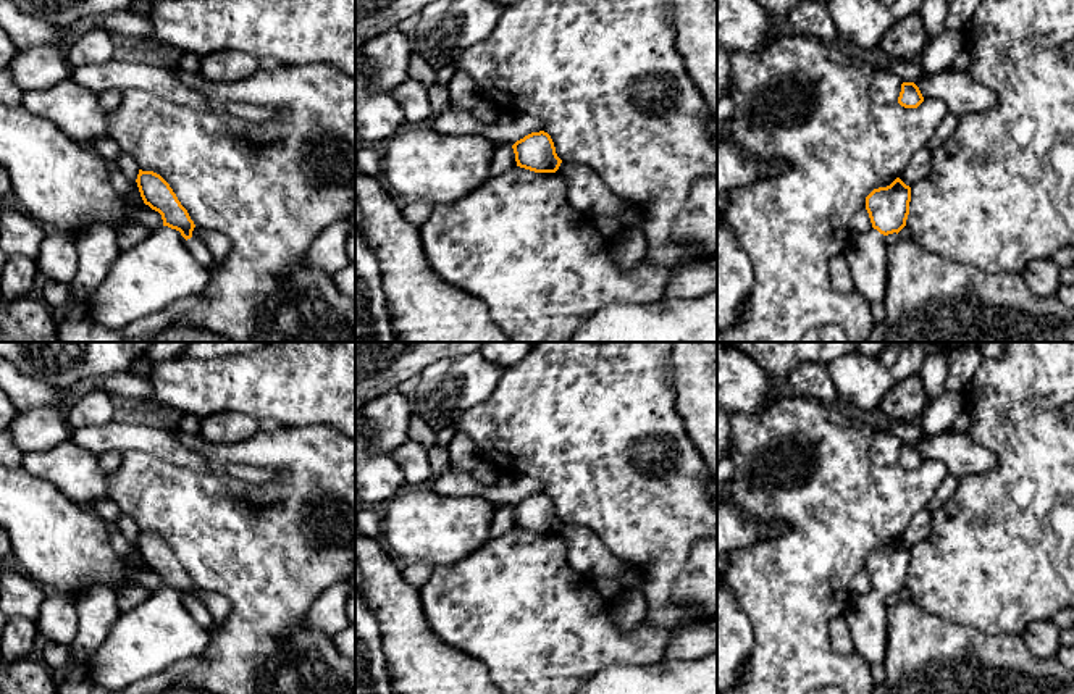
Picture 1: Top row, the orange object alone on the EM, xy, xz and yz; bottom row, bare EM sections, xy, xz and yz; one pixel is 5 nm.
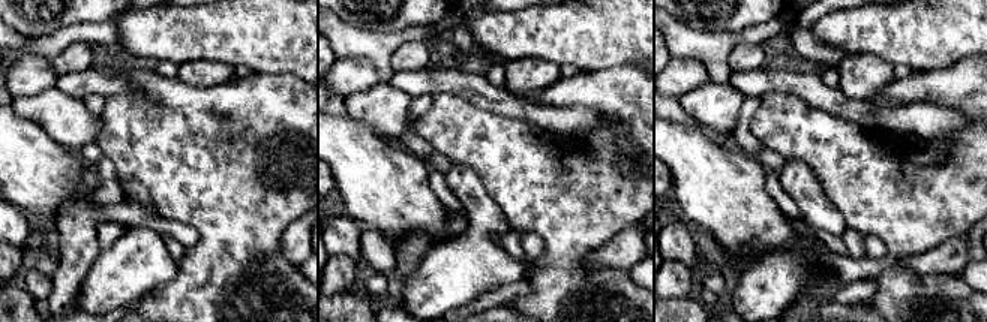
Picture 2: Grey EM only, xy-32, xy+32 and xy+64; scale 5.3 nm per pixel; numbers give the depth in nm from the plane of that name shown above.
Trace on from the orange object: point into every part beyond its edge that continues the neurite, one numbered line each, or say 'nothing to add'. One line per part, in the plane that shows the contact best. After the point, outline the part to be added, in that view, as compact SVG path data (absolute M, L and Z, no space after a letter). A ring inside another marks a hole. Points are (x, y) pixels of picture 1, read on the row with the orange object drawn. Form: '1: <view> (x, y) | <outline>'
1: xy (159, 271) | M160 226L136 247L120 252L90 299L89 320L121 329L202 292L210 268L202 266L179 231Z

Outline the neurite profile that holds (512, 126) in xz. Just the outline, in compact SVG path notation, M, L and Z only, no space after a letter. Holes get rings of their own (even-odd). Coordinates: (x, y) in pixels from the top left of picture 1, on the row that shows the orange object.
M452 107L428 124L443 136L483 136L493 144L509 145L531 132L543 131L543 121L525 113L504 111L497 123L481 124L470 111Z

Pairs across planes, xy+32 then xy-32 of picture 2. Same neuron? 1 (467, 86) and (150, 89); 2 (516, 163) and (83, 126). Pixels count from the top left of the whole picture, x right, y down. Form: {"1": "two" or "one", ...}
{"1": "two", "2": "two"}

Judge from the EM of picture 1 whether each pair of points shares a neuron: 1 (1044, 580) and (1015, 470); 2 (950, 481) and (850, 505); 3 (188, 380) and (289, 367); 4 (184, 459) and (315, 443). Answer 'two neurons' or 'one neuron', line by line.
1: one neuron
2: two neurons
3: one neuron
4: two neurons

